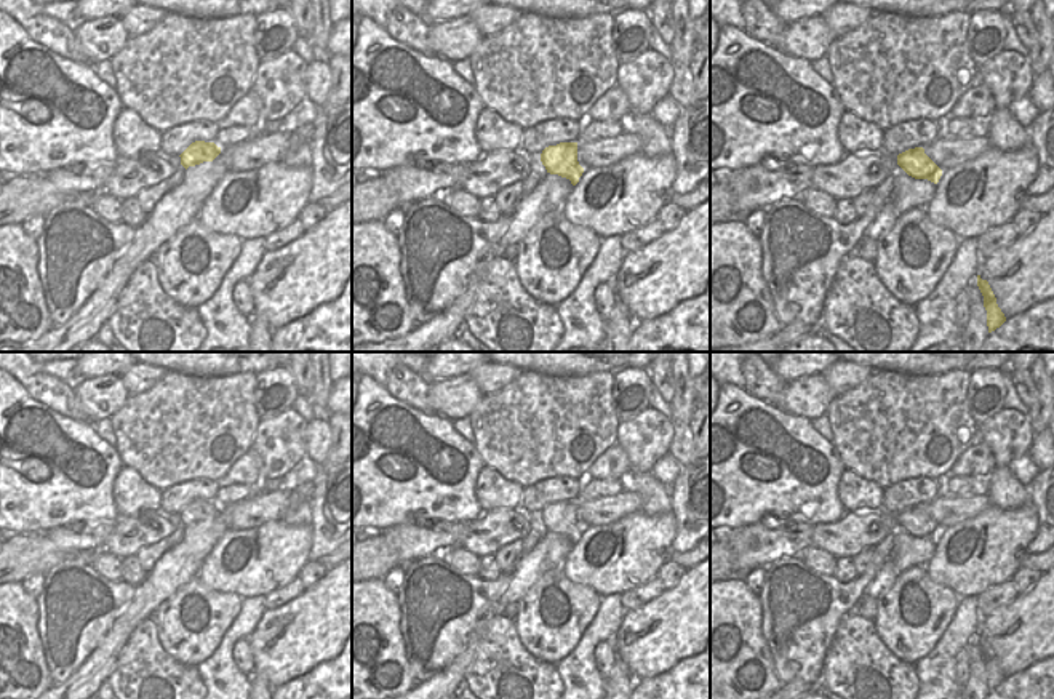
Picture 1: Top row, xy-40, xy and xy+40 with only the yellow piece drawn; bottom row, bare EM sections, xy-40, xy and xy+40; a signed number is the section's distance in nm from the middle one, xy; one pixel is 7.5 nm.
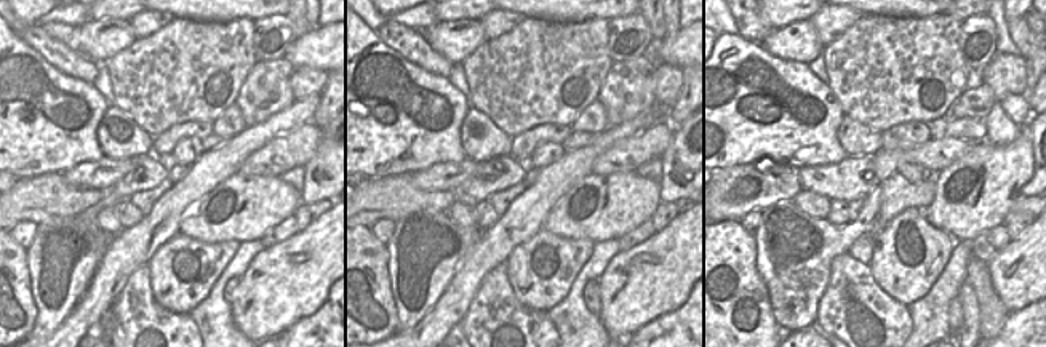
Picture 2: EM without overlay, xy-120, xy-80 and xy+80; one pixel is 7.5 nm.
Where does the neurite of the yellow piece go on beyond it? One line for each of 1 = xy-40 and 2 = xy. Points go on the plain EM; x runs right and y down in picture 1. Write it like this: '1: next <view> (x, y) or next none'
1: next none
2: next none

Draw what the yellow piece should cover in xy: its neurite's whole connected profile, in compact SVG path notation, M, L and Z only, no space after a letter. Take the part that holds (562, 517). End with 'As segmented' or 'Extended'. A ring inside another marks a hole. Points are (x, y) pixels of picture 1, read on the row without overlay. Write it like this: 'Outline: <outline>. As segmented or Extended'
Outline: M560 501L545 505L541 512L541 520L547 531L566 536L573 544L579 541L584 531L584 526L577 520L577 501Z. As segmented.

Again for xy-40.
Outline: M195 499L179 515L181 523L187 528L203 520L213 520L219 512L221 505L214 501Z. As segmented.

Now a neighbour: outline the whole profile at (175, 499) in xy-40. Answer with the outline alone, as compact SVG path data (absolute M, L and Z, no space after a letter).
M197 478L162 491L162 512L181 513L192 501L214 501L219 483L216 480Z

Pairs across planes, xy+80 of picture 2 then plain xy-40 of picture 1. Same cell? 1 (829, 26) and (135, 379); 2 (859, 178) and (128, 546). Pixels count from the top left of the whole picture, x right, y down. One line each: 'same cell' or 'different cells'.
1: same cell
2: same cell

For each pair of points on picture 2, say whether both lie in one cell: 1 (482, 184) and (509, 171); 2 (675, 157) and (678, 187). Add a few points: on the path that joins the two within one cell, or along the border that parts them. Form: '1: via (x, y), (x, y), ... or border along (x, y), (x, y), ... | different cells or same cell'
1: via (488, 181), (503, 175) | same cell
2: via (672, 165), (672, 179) | same cell

